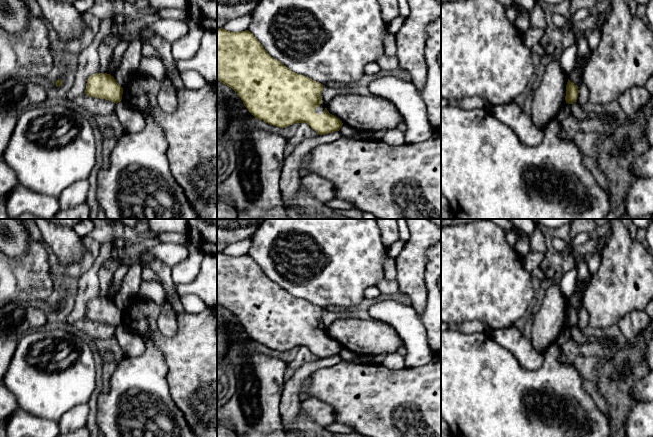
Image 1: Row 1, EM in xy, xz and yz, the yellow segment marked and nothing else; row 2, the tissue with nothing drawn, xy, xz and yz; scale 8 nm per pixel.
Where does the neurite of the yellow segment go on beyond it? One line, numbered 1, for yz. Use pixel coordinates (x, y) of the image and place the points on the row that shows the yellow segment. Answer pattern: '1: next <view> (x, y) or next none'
1: next none

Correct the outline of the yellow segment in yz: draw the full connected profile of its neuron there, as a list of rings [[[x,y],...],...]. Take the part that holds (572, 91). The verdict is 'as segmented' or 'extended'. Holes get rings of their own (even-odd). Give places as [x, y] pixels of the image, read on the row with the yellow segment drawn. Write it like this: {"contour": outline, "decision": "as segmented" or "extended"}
{"contour": [[[568,79],[565,96],[566,103],[573,104],[574,102],[576,102],[578,93],[579,93],[578,86]]], "decision": "as segmented"}

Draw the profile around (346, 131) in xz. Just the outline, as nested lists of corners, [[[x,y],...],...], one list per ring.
[[[343,124],[339,131],[342,136],[346,138],[353,138],[355,135],[359,134],[354,128],[346,124]]]

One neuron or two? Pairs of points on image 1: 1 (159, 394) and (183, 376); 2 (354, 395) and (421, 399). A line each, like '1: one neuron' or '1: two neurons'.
1: two neurons
2: one neuron

